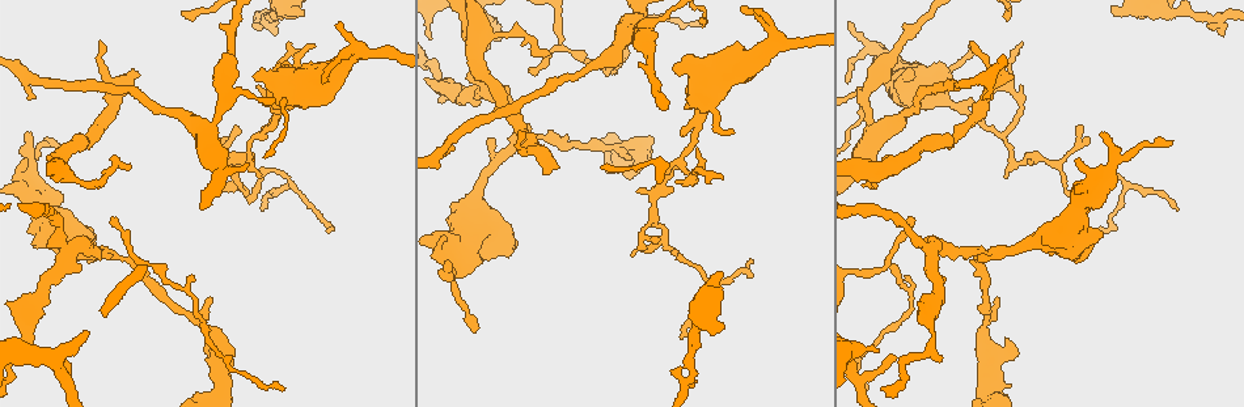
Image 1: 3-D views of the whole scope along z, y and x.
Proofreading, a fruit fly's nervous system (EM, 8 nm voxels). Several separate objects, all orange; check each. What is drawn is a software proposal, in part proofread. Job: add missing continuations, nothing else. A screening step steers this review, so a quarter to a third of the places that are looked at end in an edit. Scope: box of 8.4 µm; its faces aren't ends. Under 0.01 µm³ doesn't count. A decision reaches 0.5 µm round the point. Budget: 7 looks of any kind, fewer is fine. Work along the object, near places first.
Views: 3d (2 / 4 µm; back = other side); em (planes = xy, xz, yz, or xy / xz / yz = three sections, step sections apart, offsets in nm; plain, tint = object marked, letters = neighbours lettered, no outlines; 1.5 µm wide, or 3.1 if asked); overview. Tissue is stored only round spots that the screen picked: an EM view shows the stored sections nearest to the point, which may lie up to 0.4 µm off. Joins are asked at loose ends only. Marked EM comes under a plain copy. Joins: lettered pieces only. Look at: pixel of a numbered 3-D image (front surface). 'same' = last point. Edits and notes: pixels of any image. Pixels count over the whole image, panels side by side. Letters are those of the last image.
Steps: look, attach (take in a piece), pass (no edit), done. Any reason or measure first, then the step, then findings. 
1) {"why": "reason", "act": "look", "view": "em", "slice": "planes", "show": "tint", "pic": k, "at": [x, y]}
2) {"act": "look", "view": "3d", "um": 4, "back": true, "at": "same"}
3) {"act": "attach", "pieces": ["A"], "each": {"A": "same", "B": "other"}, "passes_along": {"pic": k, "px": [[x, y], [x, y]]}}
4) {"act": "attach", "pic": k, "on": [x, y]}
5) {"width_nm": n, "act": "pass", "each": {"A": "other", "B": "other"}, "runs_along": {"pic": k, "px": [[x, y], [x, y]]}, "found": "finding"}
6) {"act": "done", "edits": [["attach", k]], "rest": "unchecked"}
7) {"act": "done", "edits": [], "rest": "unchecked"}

{"why": "free end", "act": "look", "view": "3d", "um": 4, "pic": 1, "at": [545, 174]}

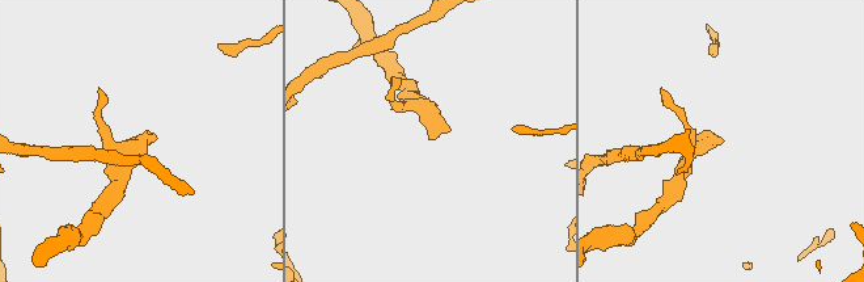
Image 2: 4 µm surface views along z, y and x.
{"why": "need the tissue", "act": "look", "view": "em", "slice": "xz", "step": 4, "show": "letters", "pic": 2, "at": [718, 142]}

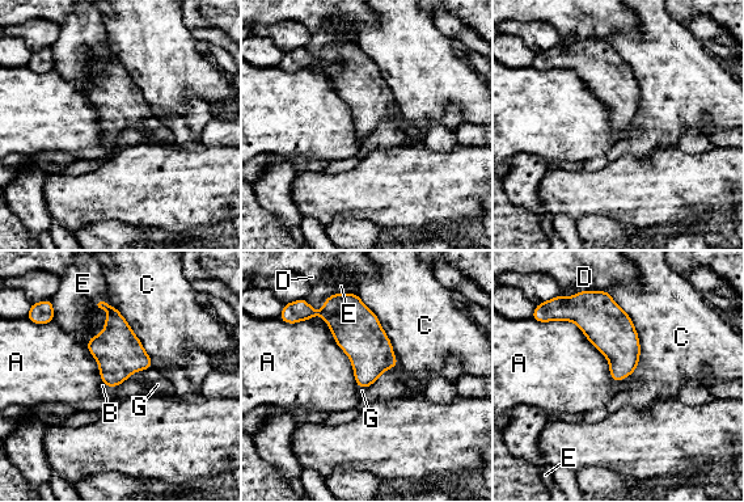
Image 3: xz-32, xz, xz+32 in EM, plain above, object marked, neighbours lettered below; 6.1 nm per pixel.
{"why": "cut it another way", "act": "look", "view": "em", "slice": "planes", "show": "letters", "at": "same"}

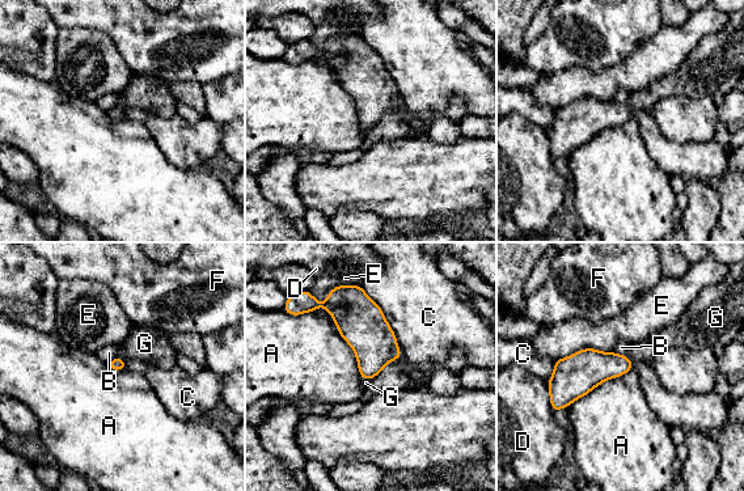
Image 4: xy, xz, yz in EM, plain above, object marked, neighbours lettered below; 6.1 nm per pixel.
{"act": "attach", "pieces": ["G"], "each": {"A": "other", "B": "other", "C": "other", "D": "other", "E": "other", "F": "other", "G": "same"}, "passes_along": {"pic": 4, "px": [[115, 364], [121, 359], [144, 343]]}, "found": "the neuron continues"}

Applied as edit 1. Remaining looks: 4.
{"why": "redraw", "act": "look", "view": "overview"}

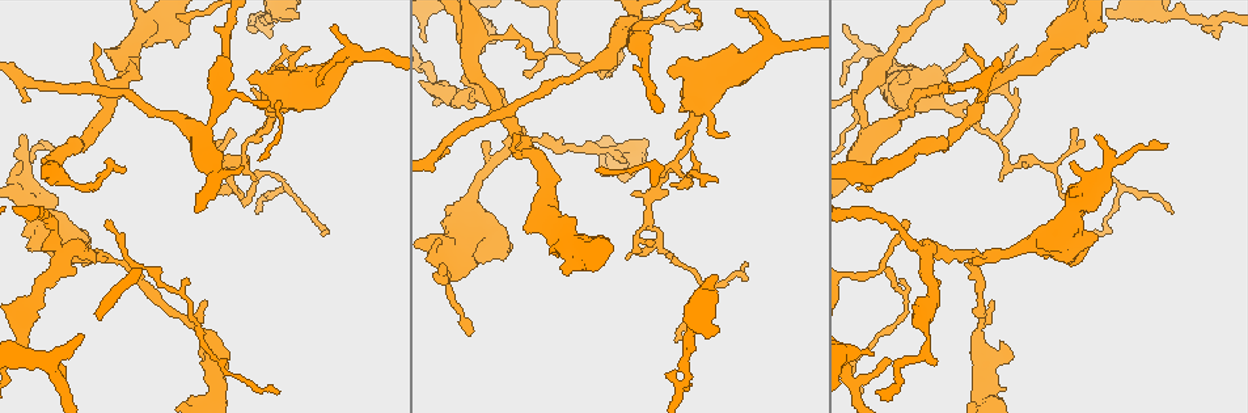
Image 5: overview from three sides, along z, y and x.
{"why": "an open end", "act": "look", "view": "3d", "um": 2, "pic": 5, "at": [23, 101]}

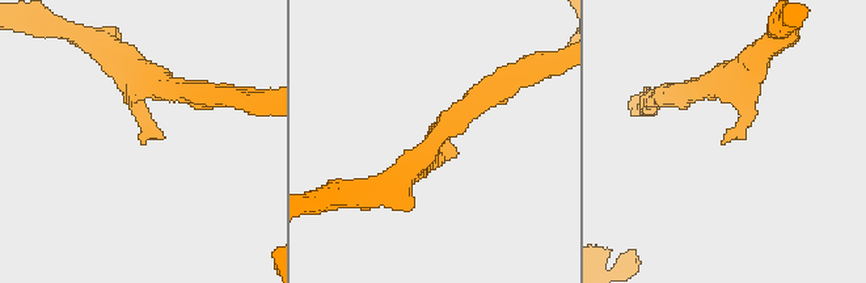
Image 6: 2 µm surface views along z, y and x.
{"why": "need the tissue", "act": "look", "view": "em", "slice": "planes", "show": "letters", "pic": 6, "at": [140, 143]}

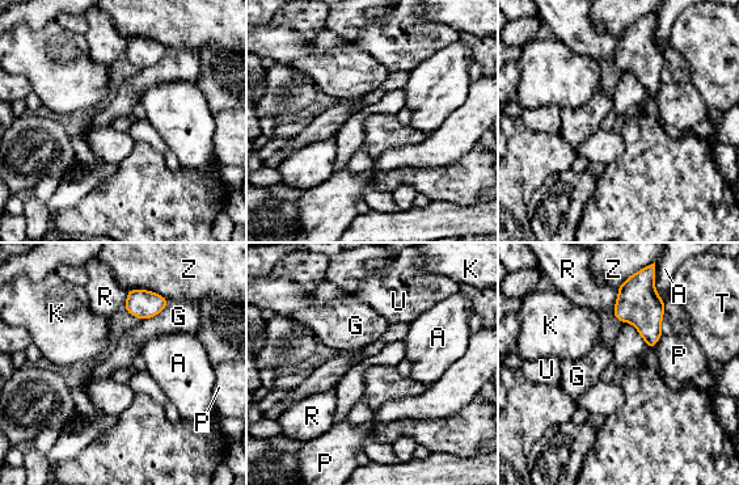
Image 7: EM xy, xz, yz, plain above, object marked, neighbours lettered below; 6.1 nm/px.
{"longest_contact_nm": ["Z", 280], "act": "pass", "each": {"A": "other", "G": "other", "K": "other", "P": "other", "R": "other", "T": "other", "U": "other", "Z": "other"}, "found": "no lettered piece goes on from it"}

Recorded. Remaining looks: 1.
{"act": "done", "edits": [["attach", 4]], "rest": "unchecked"}

